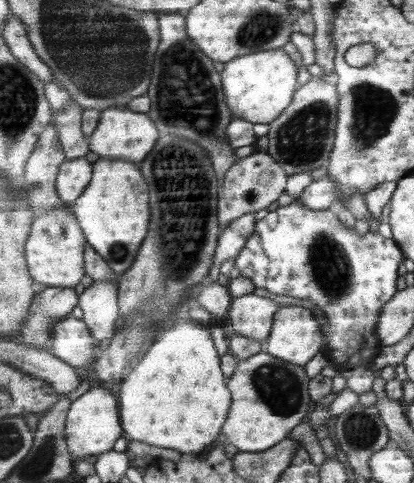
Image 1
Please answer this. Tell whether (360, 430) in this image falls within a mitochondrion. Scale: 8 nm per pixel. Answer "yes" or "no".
yes

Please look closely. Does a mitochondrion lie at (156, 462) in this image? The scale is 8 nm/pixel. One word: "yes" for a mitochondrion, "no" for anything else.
no

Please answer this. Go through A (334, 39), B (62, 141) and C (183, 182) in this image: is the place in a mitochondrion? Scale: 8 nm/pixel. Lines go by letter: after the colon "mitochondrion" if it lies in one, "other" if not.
A: other
B: other
C: mitochondrion

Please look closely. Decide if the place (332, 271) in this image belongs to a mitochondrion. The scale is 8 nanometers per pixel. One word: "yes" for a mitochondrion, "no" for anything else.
yes

